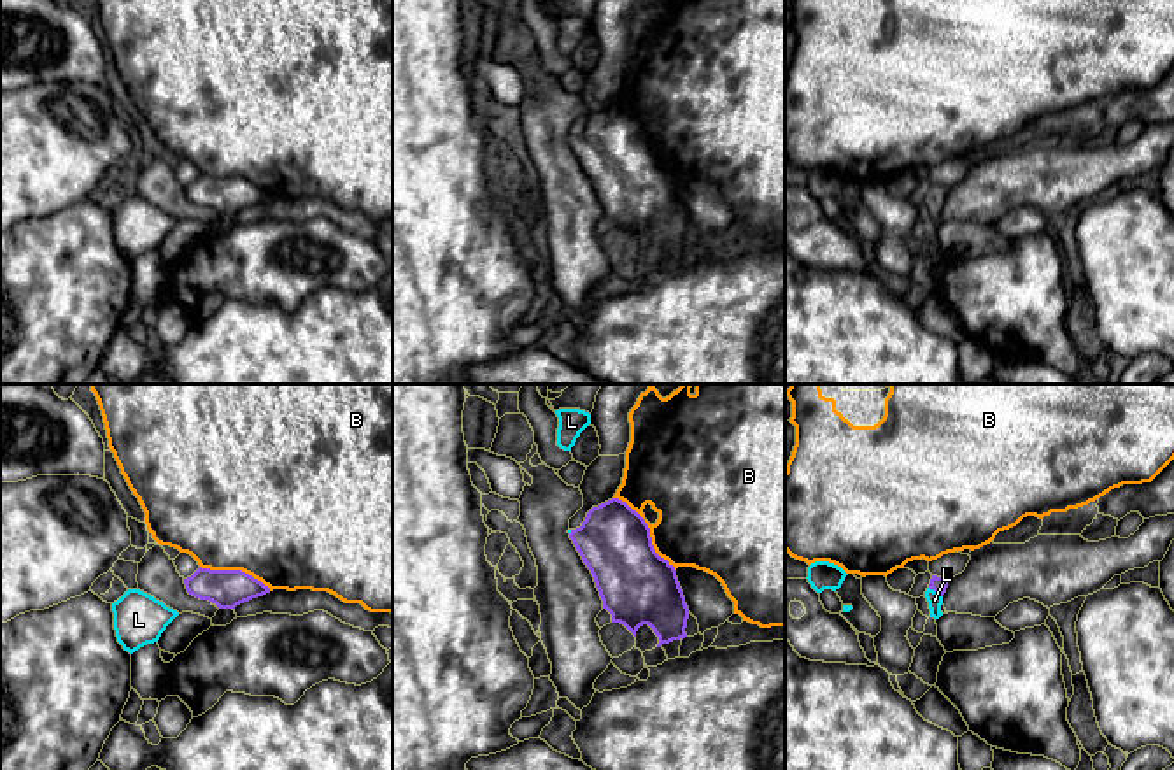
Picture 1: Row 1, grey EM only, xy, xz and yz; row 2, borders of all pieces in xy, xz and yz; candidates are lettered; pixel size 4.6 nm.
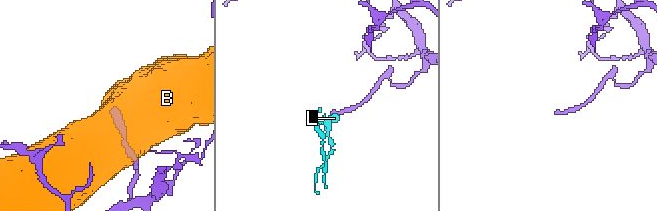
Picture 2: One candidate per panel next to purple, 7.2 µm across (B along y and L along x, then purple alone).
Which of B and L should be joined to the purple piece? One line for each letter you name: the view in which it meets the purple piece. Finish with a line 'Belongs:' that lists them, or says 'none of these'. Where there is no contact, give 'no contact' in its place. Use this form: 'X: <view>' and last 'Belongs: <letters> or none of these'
L: yz
Belongs: L

